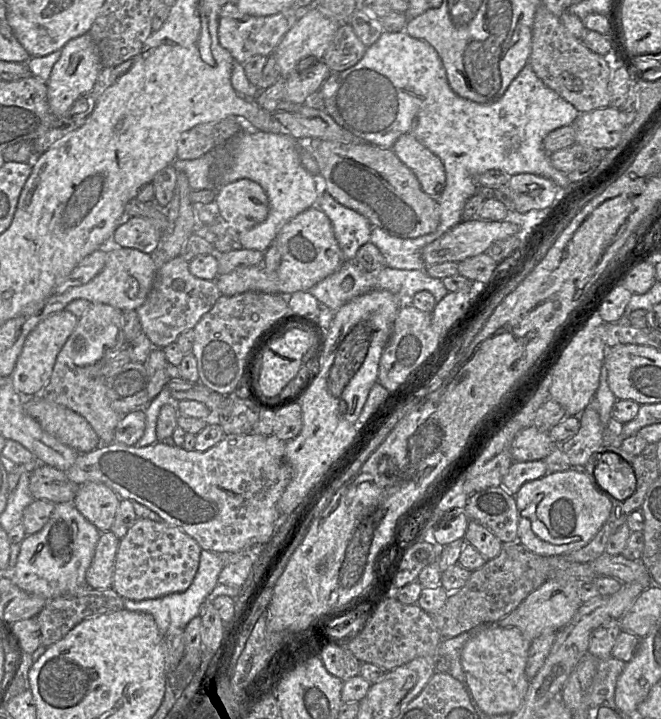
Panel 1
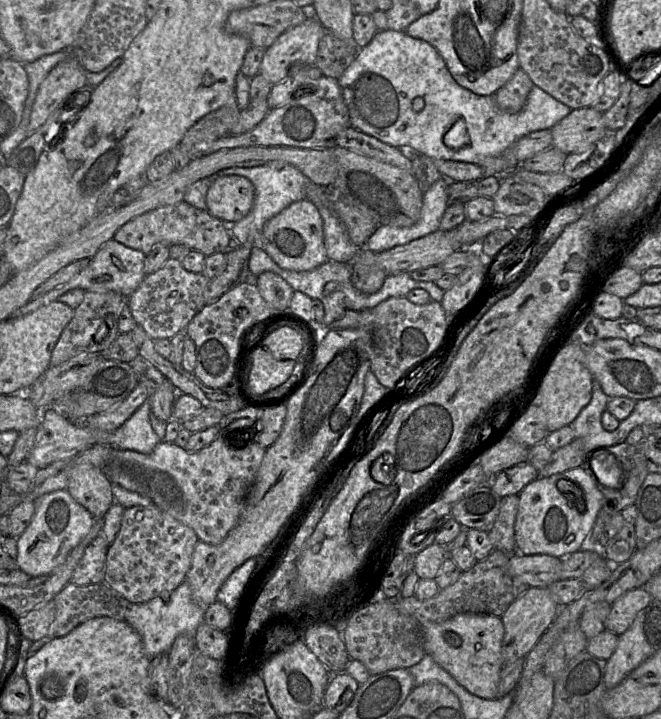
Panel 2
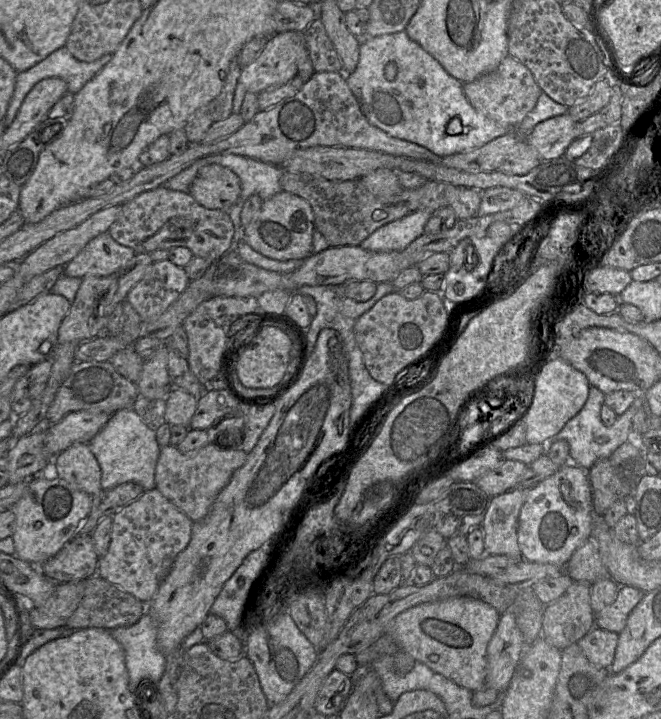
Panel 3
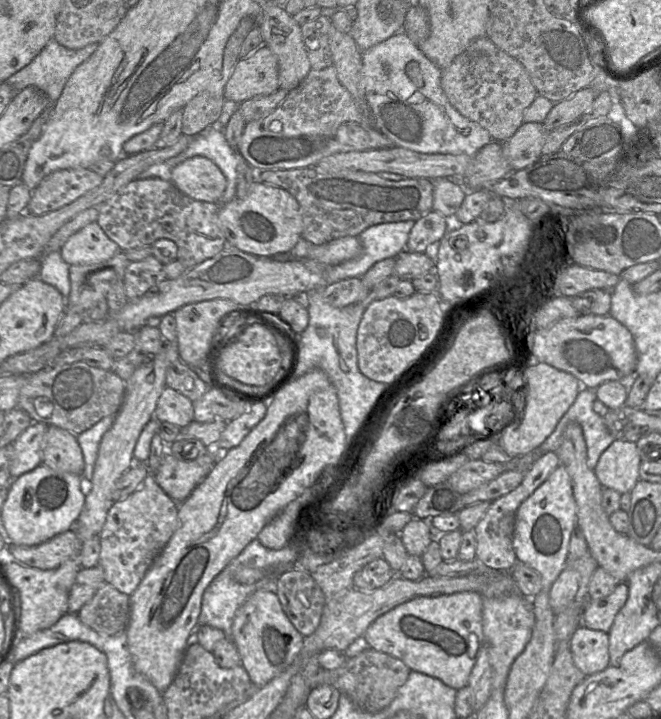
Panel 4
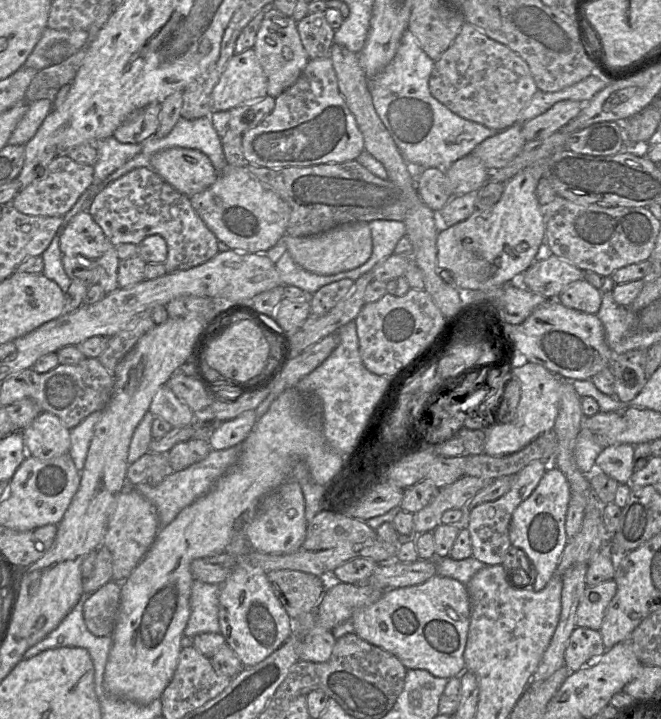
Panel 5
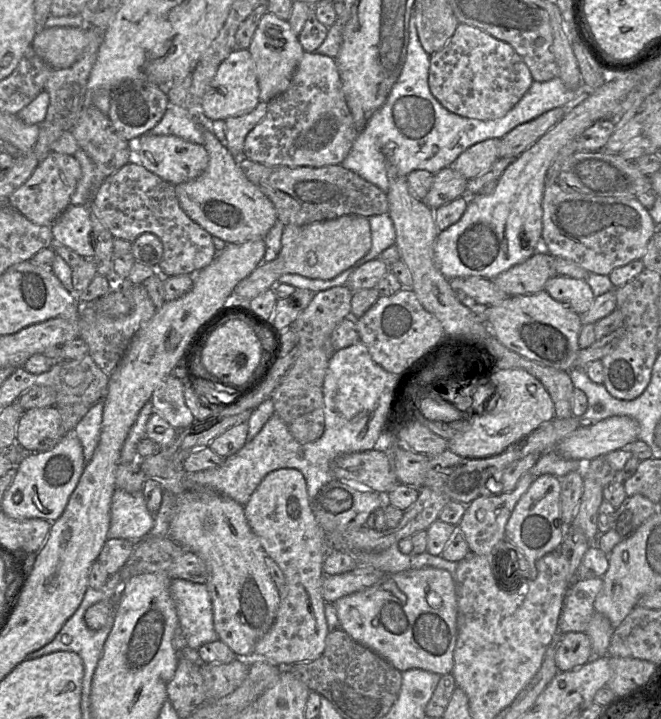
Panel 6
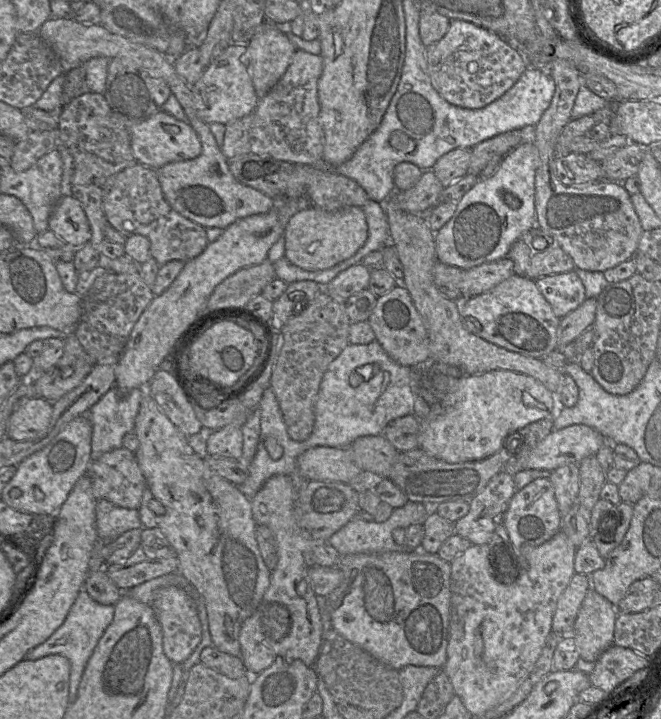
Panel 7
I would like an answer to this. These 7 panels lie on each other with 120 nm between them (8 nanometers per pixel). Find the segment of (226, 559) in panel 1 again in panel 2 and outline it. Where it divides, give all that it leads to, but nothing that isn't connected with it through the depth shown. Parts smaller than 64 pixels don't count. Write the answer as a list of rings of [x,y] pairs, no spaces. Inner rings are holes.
[[[184,581],[169,596],[155,597],[145,603],[132,603],[125,615],[125,621],[139,633],[145,652],[152,658],[168,653],[179,635],[195,634],[204,621],[205,611],[205,608],[194,601],[190,585]]]

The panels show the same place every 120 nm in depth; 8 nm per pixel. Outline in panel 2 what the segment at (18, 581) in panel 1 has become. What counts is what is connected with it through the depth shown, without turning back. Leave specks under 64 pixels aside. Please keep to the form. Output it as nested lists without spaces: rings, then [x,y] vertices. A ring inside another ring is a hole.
[[[67,489],[45,494],[34,503],[35,513],[28,527],[17,538],[16,562],[30,577],[47,574],[62,564],[88,534],[94,522],[92,514],[76,502]]]

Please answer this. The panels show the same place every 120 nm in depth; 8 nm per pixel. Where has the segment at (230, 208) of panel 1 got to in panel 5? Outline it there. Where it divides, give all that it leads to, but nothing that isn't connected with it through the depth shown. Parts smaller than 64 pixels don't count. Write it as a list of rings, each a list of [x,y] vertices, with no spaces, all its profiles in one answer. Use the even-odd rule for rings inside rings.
[[[173,147],[155,153],[152,169],[181,194],[191,197],[217,180],[217,171],[210,159],[198,150]]]

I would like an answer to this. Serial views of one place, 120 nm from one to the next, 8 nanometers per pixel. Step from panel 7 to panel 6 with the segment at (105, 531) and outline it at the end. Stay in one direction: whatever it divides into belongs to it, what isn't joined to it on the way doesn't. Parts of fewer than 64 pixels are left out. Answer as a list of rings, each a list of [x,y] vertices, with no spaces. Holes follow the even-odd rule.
[[[116,489],[111,501],[111,520],[107,538],[139,541],[154,526],[154,515],[149,512],[143,492],[128,493]]]

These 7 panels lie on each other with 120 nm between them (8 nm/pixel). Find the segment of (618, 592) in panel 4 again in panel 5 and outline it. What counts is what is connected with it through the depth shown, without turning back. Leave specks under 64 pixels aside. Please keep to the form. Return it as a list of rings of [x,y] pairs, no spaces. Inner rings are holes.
[[[614,580],[586,587],[576,611],[576,626],[599,631],[607,607],[617,592]]]

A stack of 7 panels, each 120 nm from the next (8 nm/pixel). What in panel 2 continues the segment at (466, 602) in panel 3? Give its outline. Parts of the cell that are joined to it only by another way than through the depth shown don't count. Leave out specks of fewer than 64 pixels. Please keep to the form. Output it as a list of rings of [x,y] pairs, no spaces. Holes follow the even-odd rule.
[[[462,613],[443,621],[421,623],[424,650],[470,693],[487,700],[497,698],[500,672],[504,666],[502,619],[486,614]]]

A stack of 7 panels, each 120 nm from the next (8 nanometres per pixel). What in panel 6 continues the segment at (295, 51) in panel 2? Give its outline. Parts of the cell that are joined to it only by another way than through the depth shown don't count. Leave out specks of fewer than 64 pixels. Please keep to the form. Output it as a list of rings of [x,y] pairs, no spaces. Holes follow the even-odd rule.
[[[234,49],[220,64],[216,75],[199,102],[199,110],[208,120],[226,120],[252,111],[259,103],[259,86],[255,66],[248,49]]]

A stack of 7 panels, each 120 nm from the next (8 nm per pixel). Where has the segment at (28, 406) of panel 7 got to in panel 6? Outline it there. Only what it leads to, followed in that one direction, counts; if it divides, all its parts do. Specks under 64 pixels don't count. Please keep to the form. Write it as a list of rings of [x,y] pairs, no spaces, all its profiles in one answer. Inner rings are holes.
[[[56,407],[24,411],[16,429],[15,442],[27,453],[52,449],[65,435]]]

